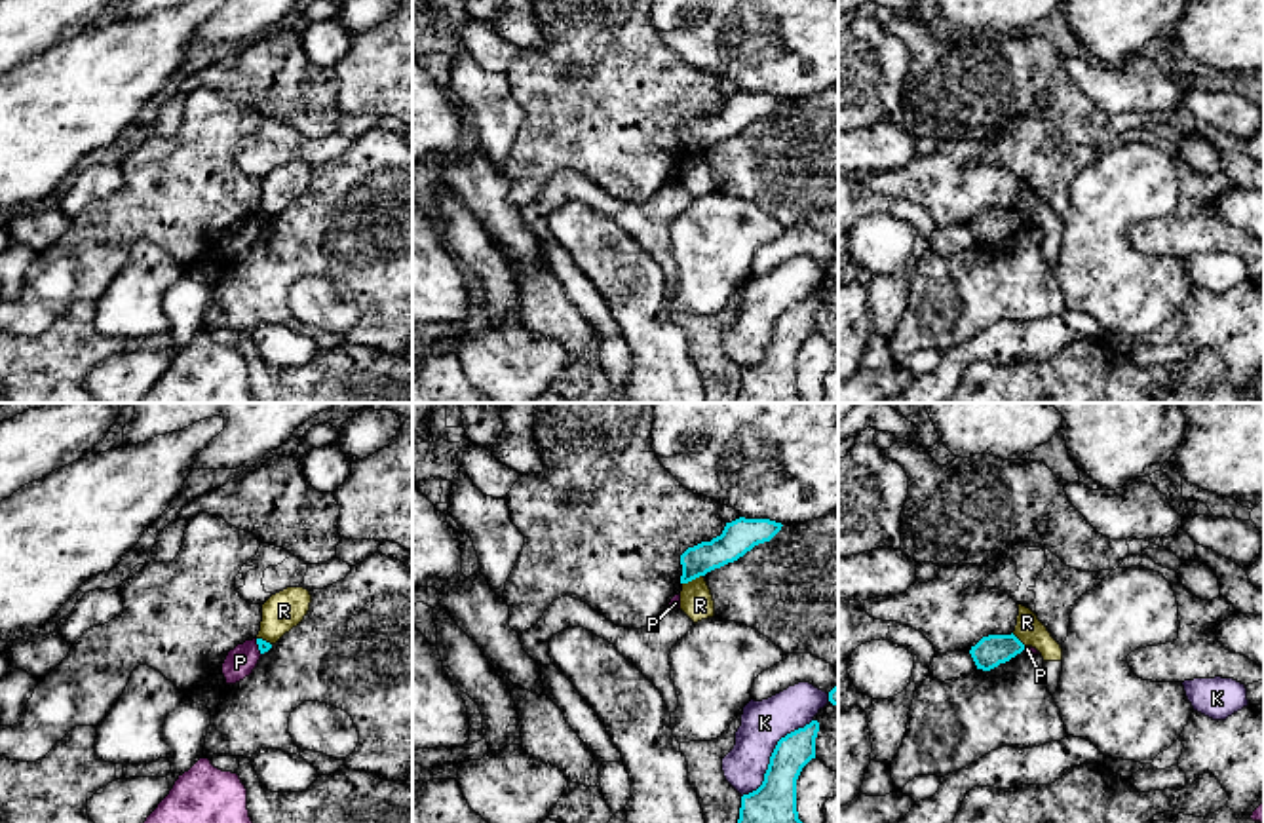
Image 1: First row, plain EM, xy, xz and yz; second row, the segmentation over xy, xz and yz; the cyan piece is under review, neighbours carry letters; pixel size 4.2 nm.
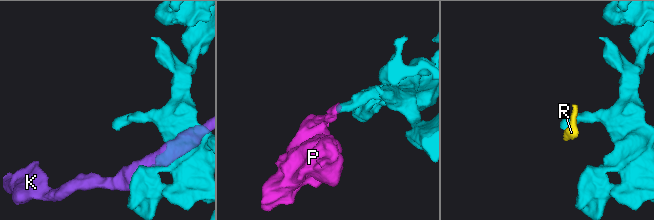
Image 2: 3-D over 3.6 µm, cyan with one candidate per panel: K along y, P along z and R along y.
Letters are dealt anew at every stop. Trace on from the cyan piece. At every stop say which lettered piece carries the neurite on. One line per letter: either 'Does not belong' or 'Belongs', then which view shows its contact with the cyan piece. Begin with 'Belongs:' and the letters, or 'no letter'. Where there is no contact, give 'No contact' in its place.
Belongs: no letter
K: Does not belong. Touches cyan in xz
P: Does not belong. Touches cyan in xy
R: Does not belong. Touches cyan in xz

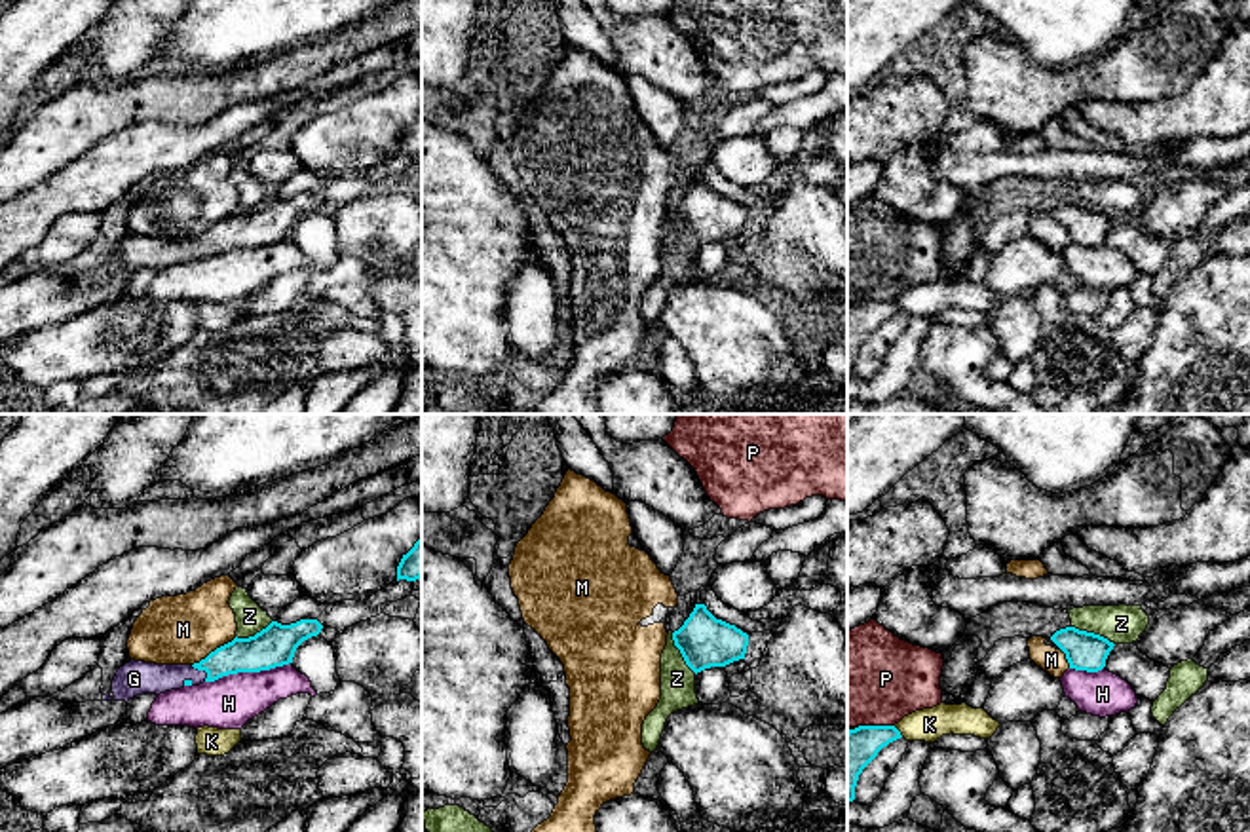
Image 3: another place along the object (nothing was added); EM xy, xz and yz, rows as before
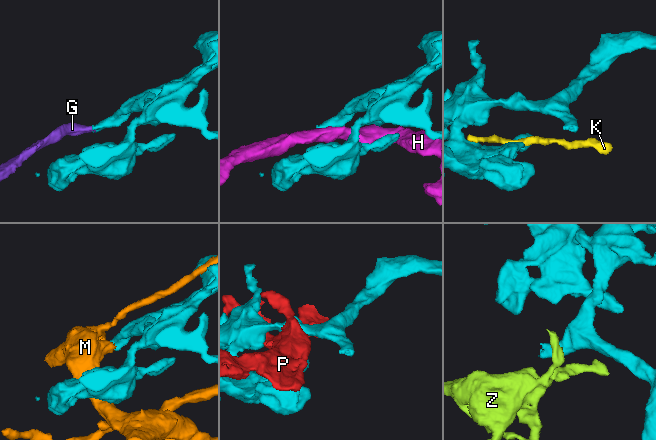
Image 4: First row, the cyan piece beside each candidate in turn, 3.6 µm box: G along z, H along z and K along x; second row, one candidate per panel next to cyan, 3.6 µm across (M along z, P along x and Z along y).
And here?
Belongs: G
G: Belongs. Touches cyan in xy
H: Does not belong. Touches cyan in xy
K: Does not belong. Touches cyan in yz
M: Does not belong. Touches cyan in xy
P: Does not belong. Touches cyan in yz
Z: Does not belong. Touches cyan in yz

